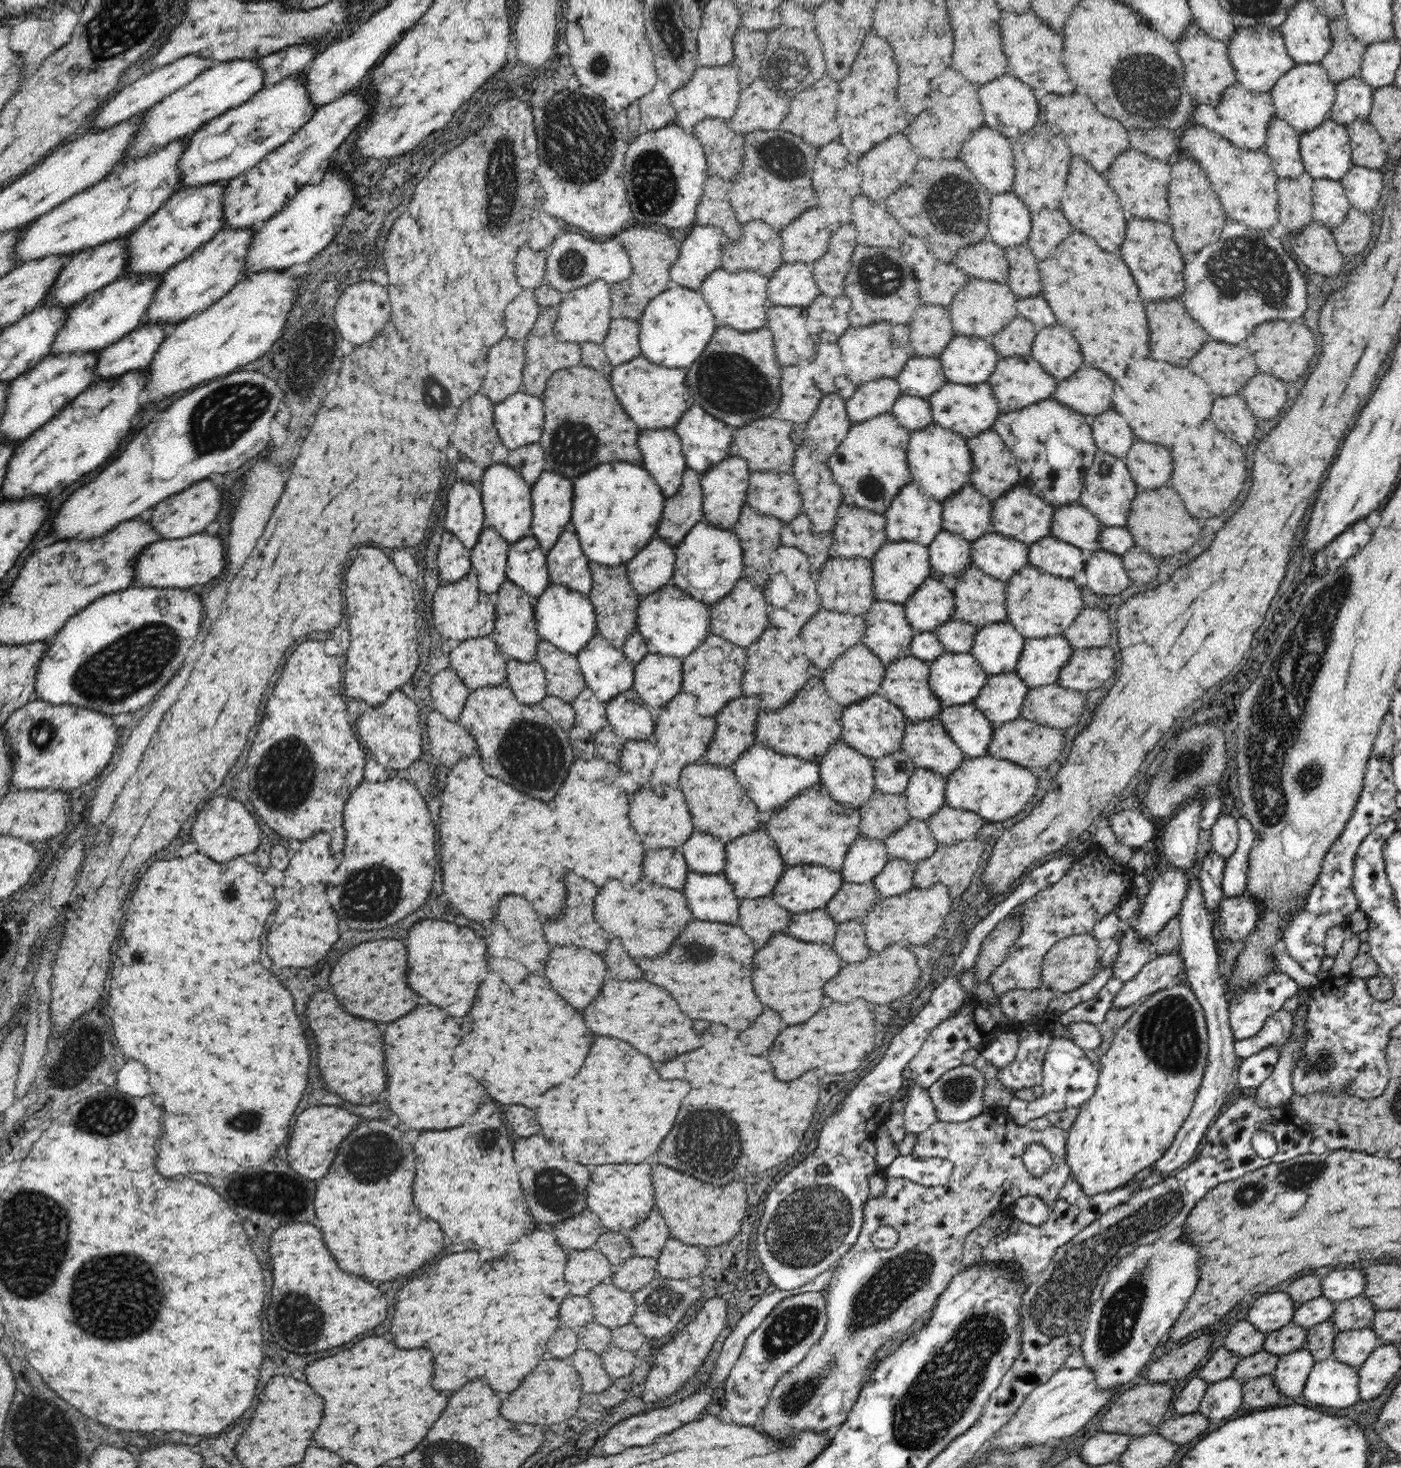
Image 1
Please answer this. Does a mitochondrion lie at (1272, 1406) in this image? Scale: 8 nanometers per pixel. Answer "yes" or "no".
no

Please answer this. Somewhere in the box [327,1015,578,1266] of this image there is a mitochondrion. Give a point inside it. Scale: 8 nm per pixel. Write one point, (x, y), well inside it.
(362, 1161)

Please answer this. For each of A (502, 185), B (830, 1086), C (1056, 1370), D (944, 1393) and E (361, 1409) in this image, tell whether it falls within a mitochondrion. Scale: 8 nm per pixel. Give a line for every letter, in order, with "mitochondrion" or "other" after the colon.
A: mitochondrion
B: other
C: other
D: mitochondrion
E: other

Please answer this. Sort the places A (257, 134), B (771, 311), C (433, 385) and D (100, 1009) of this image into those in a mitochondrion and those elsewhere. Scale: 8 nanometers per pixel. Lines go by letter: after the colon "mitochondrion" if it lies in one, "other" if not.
A: mitochondrion
B: other
C: mitochondrion
D: other

